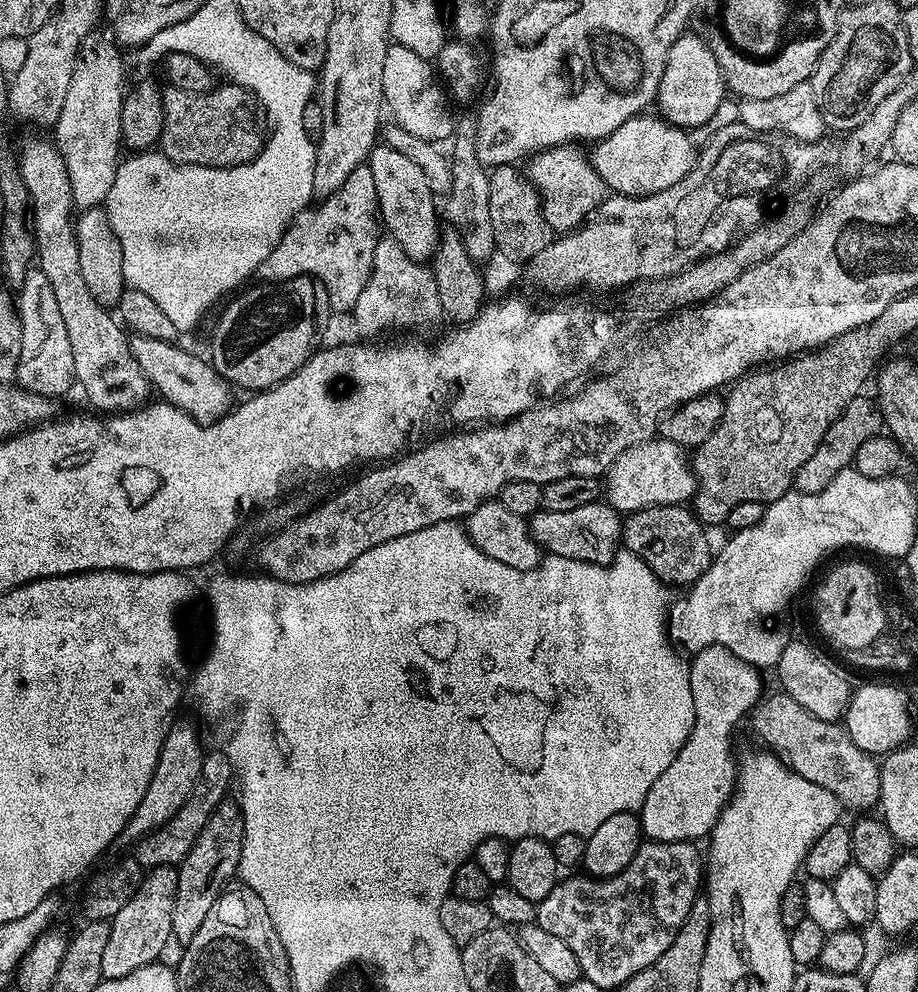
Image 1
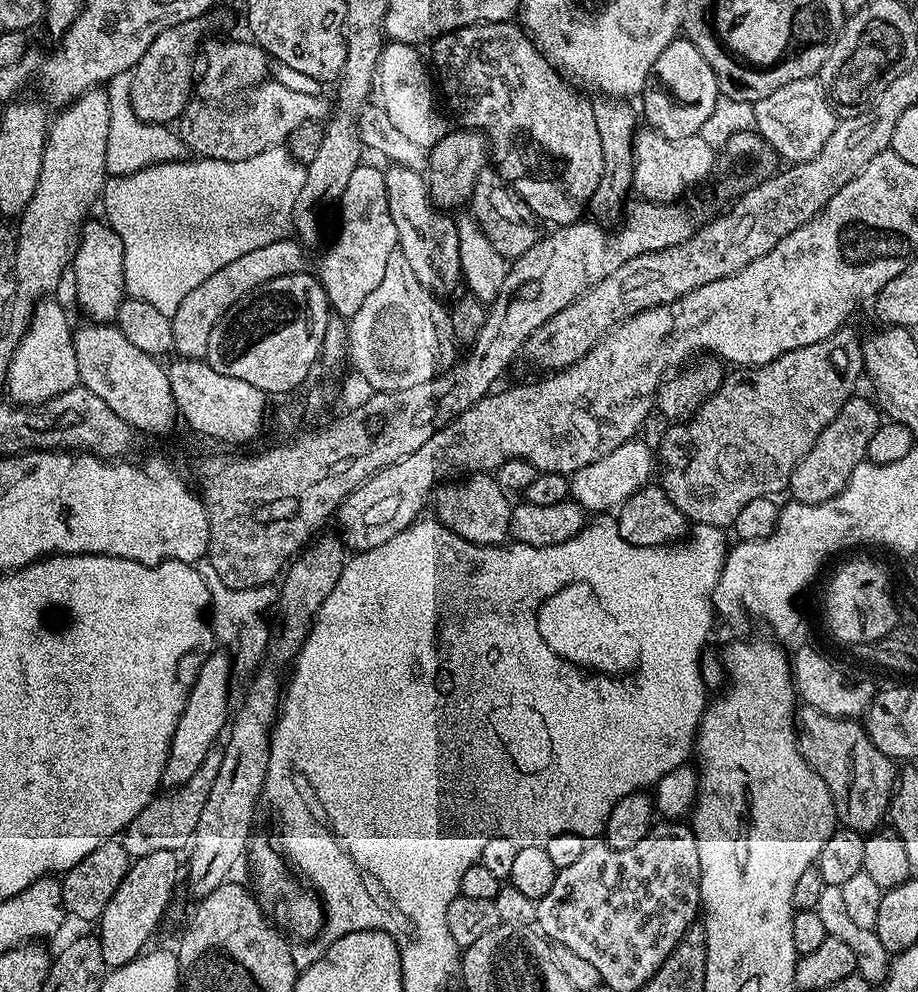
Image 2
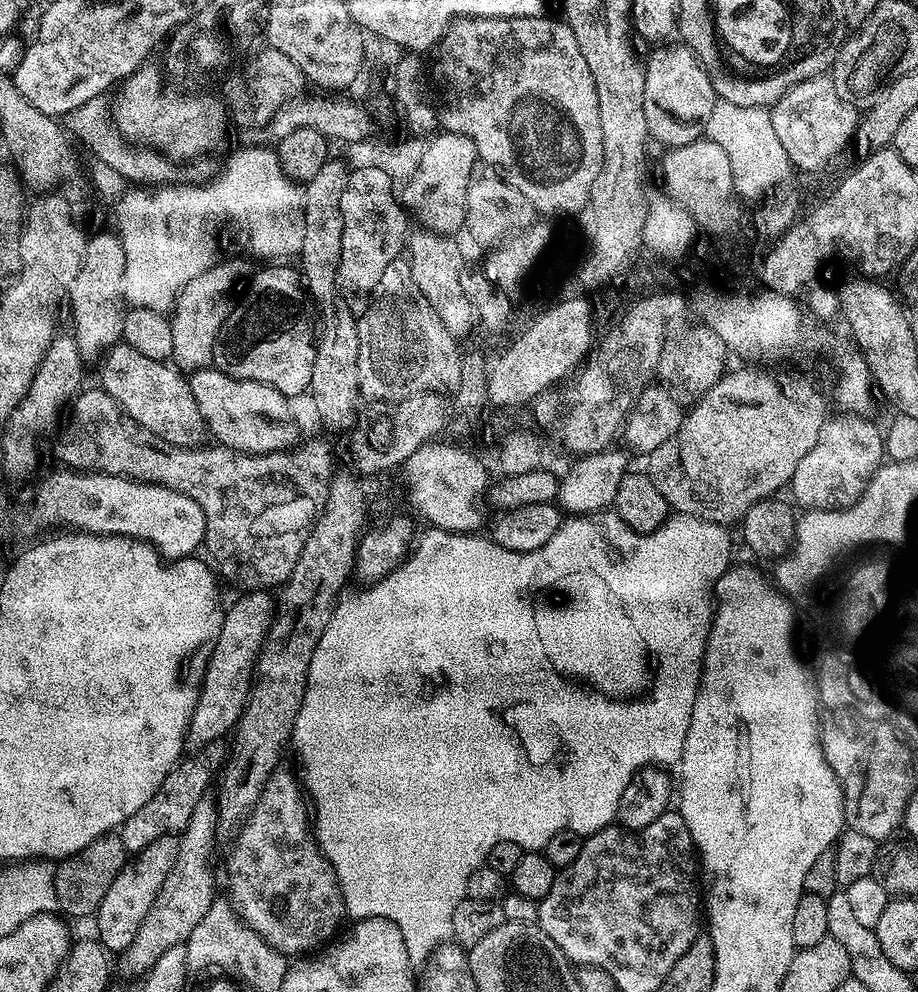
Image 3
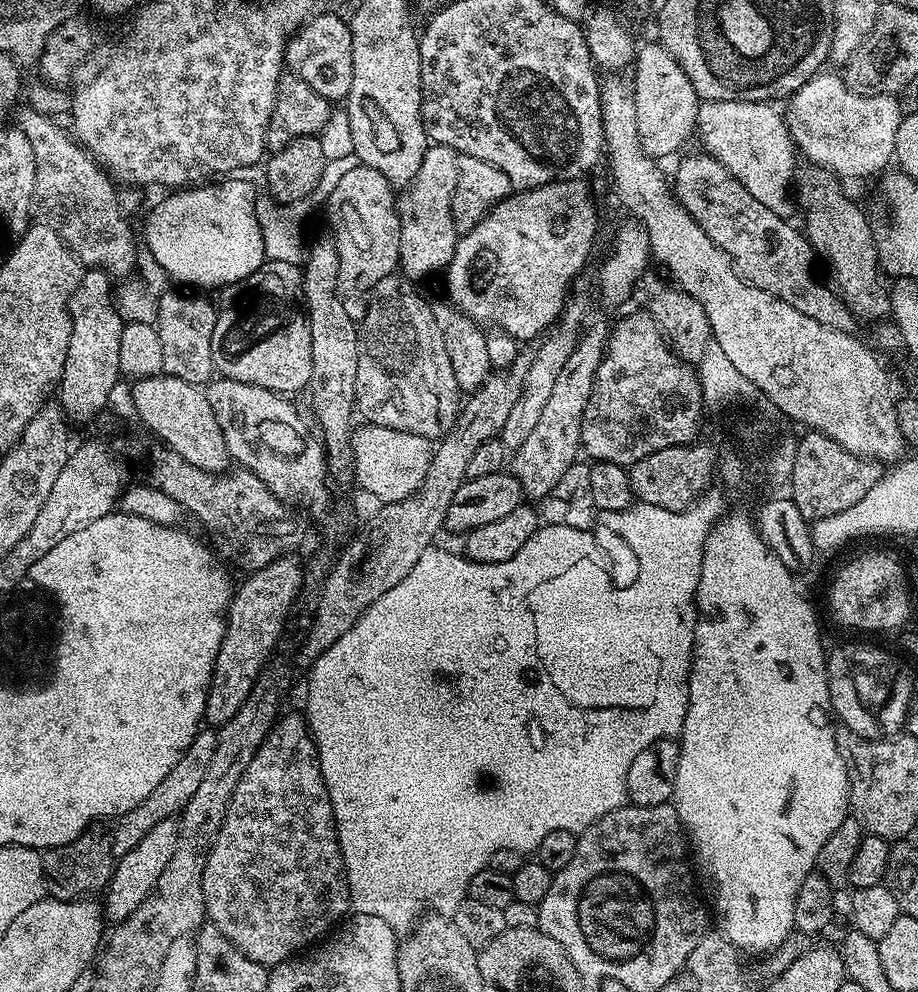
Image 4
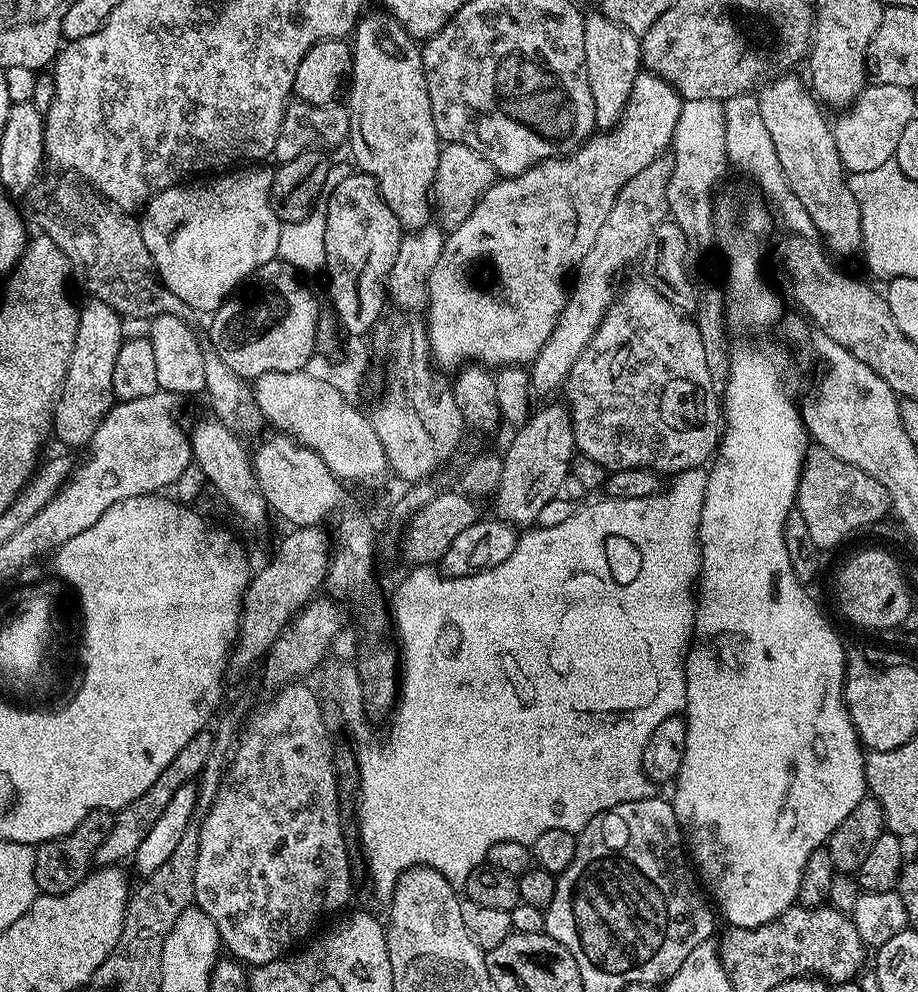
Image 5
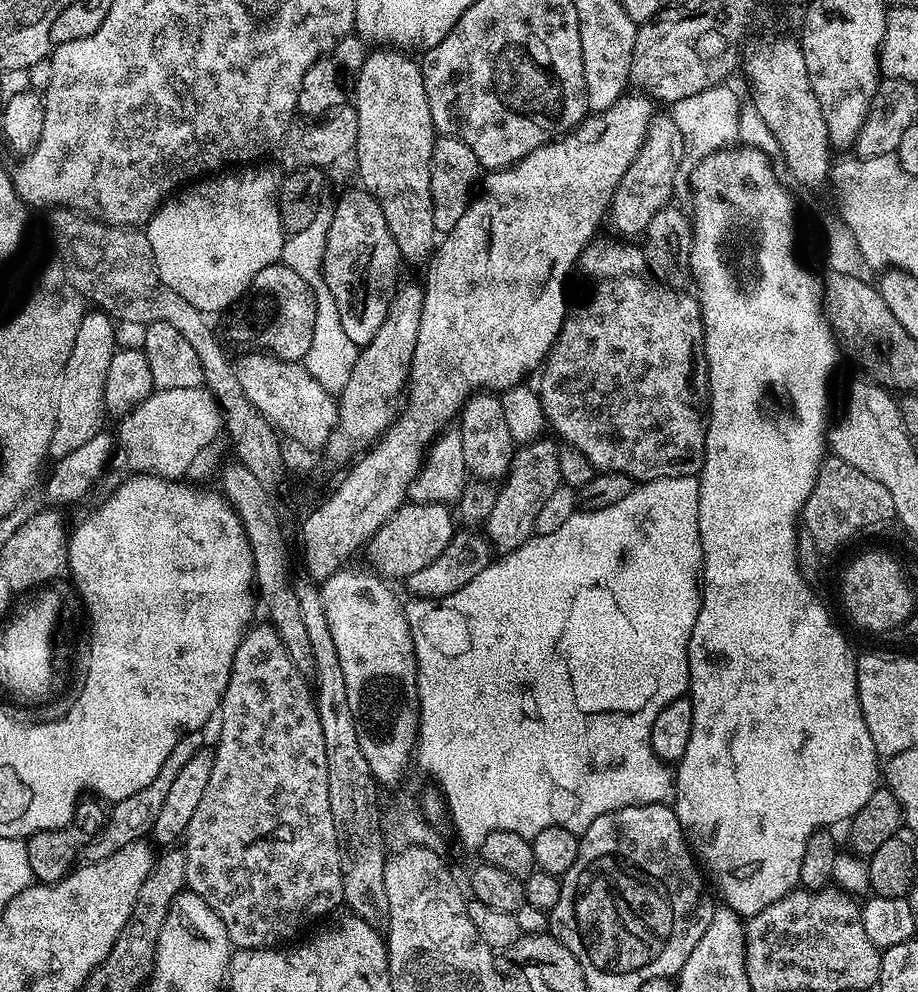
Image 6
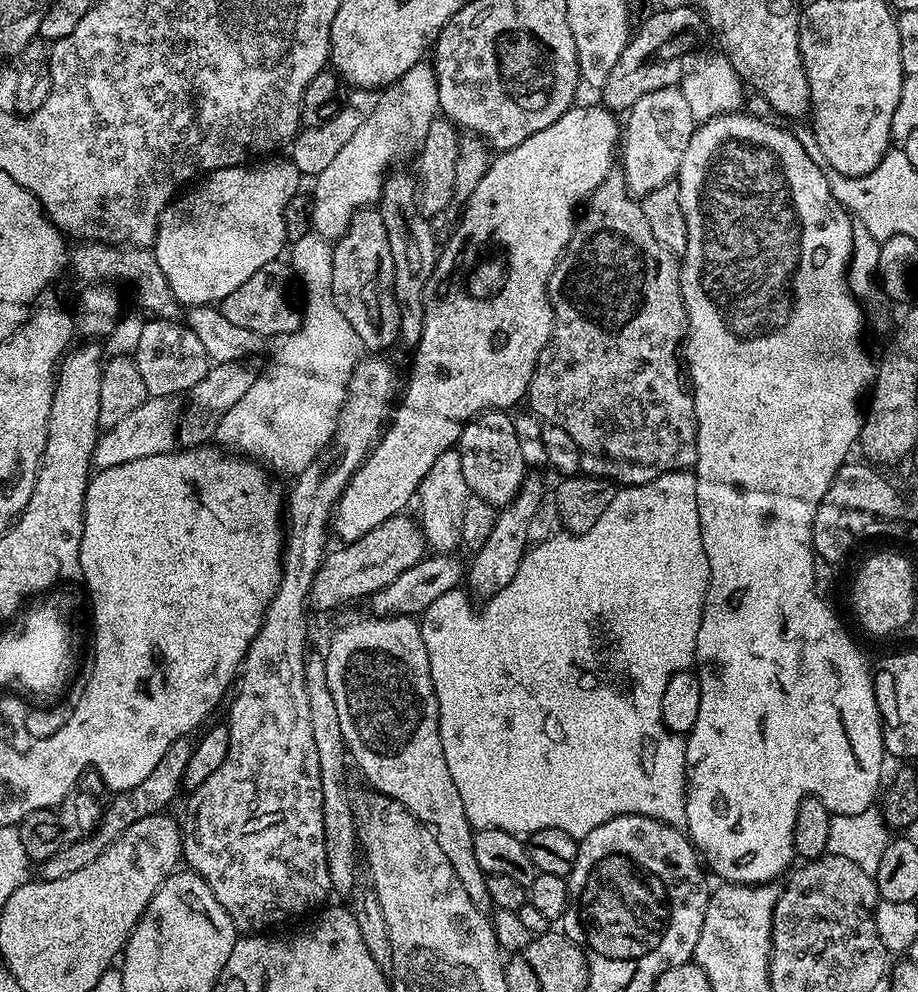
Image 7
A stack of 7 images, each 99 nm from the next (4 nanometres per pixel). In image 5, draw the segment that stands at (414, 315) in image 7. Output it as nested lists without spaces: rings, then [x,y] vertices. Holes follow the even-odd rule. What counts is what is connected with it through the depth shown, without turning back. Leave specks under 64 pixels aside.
[[[383,10],[372,12],[369,16],[368,13],[361,15],[356,22],[350,47],[352,67],[350,87],[347,89],[348,100],[346,99],[350,118],[347,143],[352,144],[352,156],[356,159],[355,167],[376,180],[386,206],[390,206],[390,210],[396,215],[401,229],[416,232],[430,223],[430,193],[442,147],[440,135],[434,130],[434,118],[430,114],[424,53],[418,41]]]

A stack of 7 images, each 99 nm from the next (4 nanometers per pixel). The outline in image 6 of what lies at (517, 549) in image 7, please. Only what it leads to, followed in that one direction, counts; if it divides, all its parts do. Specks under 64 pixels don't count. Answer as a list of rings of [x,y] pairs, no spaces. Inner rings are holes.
[[[541,438],[533,444],[517,447],[512,454],[508,475],[499,485],[494,510],[486,523],[486,539],[497,553],[507,554],[522,546],[537,531],[536,519],[544,503],[561,487],[558,454],[560,448],[555,439]]]

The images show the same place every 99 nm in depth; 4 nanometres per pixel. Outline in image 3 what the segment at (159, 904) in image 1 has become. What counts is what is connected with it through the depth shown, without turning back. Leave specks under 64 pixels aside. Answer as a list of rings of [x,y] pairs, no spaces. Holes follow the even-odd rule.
[[[163,836],[150,842],[150,846],[125,860],[122,870],[118,870],[118,878],[110,882],[110,890],[106,890],[106,898],[102,898],[94,917],[95,935],[109,953],[120,954],[132,942],[139,924],[158,898],[162,882],[174,870],[178,846],[176,836]]]

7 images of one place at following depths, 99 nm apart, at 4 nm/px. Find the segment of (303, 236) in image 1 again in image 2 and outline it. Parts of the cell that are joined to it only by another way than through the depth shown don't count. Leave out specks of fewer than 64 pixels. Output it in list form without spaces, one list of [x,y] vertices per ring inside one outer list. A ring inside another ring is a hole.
[[[362,162],[350,174],[346,190],[338,205],[340,229],[336,232],[336,241],[324,252],[320,260],[318,279],[328,296],[329,309],[337,317],[351,318],[358,314],[362,302],[378,287],[378,282],[386,274],[386,262],[390,254],[398,248],[398,230],[386,202],[386,184],[384,172],[368,162]],[[289,238],[270,242],[270,246],[258,246],[258,250],[250,250],[250,254],[242,254],[242,258],[236,258],[222,270],[216,270],[206,278],[199,286],[194,286],[186,298],[178,306],[178,310],[170,317],[174,330],[174,342],[172,343],[175,355],[185,360],[203,360],[207,357],[210,346],[210,330],[250,290],[262,286],[262,282],[270,282],[270,278],[282,278],[286,274],[297,271],[296,259],[302,251],[301,245],[295,239]]]

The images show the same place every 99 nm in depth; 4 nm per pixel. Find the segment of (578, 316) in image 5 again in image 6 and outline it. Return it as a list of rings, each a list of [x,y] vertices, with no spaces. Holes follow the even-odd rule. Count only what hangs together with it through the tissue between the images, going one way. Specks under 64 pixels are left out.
[[[660,114],[653,115],[651,124],[648,125],[648,133],[644,139],[644,145],[638,150],[638,154],[634,158],[634,162],[626,170],[626,174],[622,174],[622,182],[618,182],[618,186],[612,195],[610,205],[610,220],[612,216],[612,224],[617,228],[617,233],[628,234],[624,232],[643,233],[647,229],[648,223],[654,218],[654,214],[658,214],[658,210],[669,207],[672,196],[672,187],[676,184],[676,171],[680,168],[680,163],[685,162],[686,155],[684,153],[682,134],[679,133],[678,126],[672,120],[671,115]]]

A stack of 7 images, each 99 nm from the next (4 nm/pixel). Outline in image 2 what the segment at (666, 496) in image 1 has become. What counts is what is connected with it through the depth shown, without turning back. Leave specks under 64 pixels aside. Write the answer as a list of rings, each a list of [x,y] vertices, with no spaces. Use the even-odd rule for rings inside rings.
[[[640,438],[628,440],[618,450],[610,450],[606,458],[598,458],[598,462],[590,462],[590,466],[582,466],[582,470],[571,473],[568,490],[571,499],[575,500],[585,513],[608,514],[619,509],[621,504],[630,499],[639,488],[649,487],[658,460]]]

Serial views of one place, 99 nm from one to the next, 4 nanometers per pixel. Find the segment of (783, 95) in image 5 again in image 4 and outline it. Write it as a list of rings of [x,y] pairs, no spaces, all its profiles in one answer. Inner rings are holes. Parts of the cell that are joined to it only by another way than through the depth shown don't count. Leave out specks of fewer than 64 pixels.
[[[811,162],[804,166],[804,169],[801,167],[795,173],[794,192],[796,196],[800,195],[800,200],[804,203],[802,228],[819,263],[821,260],[828,271],[828,287],[843,300],[853,317],[883,321],[892,311],[892,301],[886,284],[880,281],[882,269],[876,252],[877,233],[874,226],[872,228],[867,214],[840,189],[841,181],[835,172]]]

